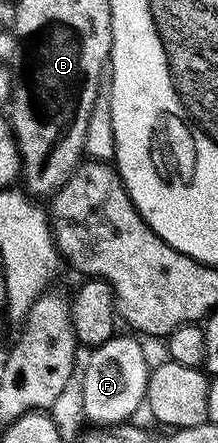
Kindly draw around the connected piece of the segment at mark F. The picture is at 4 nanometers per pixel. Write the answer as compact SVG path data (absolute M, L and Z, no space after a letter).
M126 333L116 334L101 346L88 352L88 359L83 371L81 399L86 417L92 424L114 426L130 420L139 407L142 408L147 395L149 362L136 336Z

